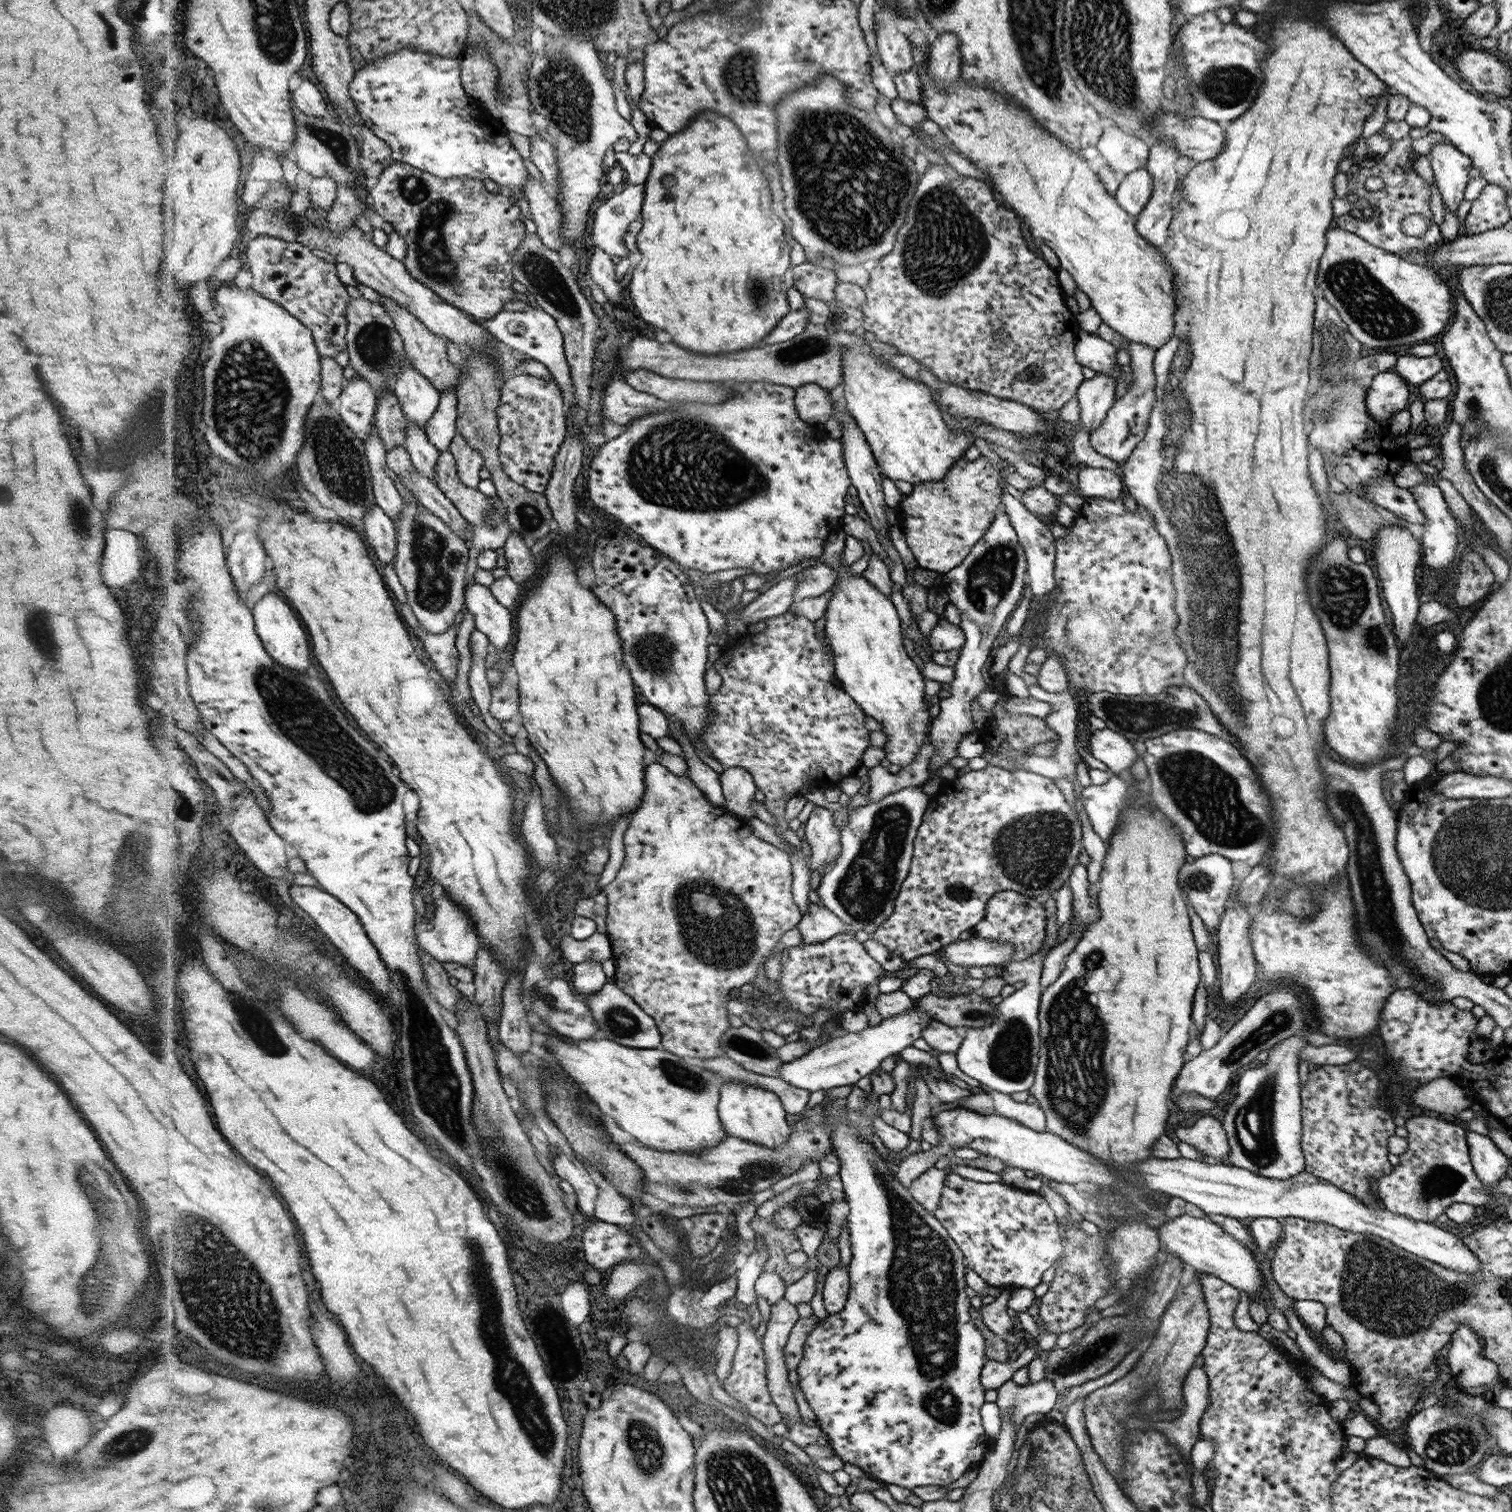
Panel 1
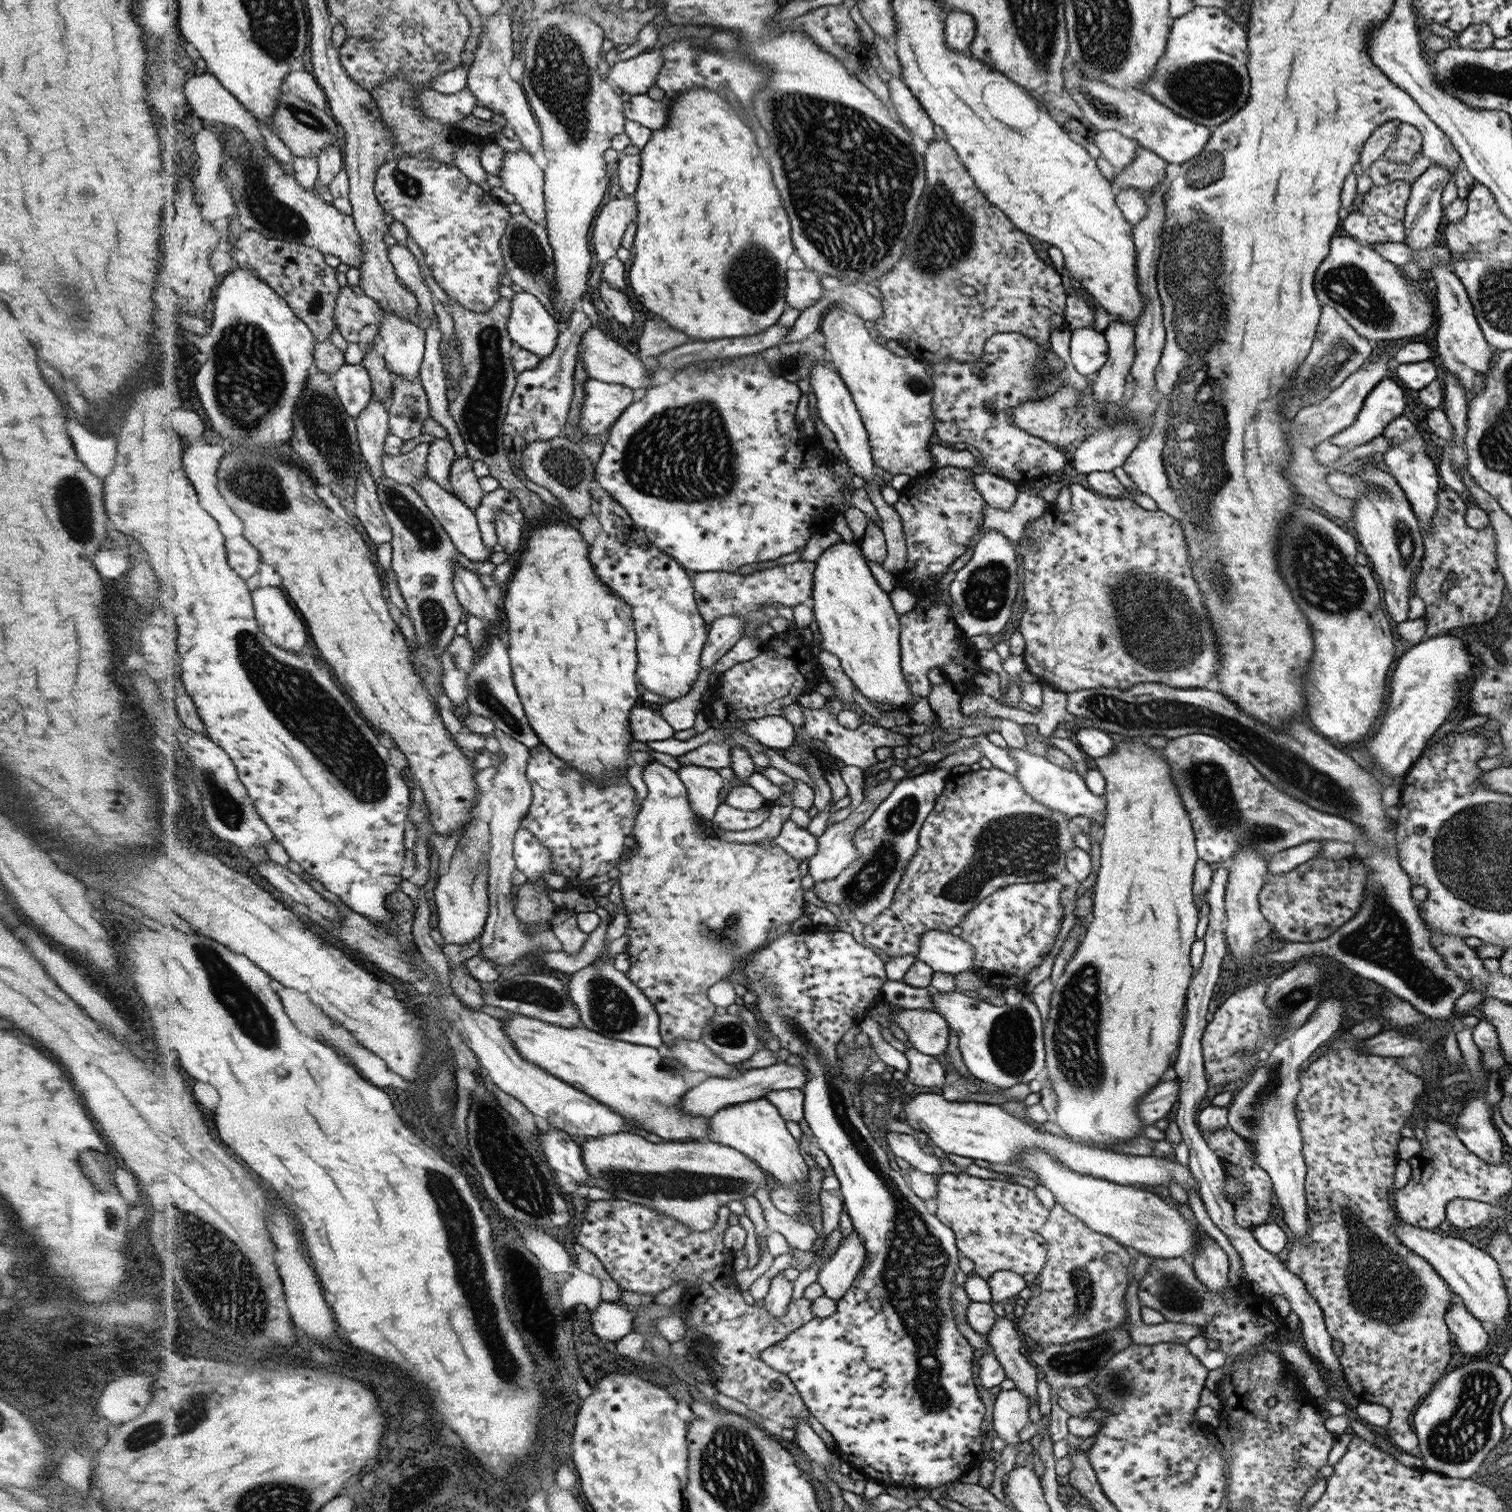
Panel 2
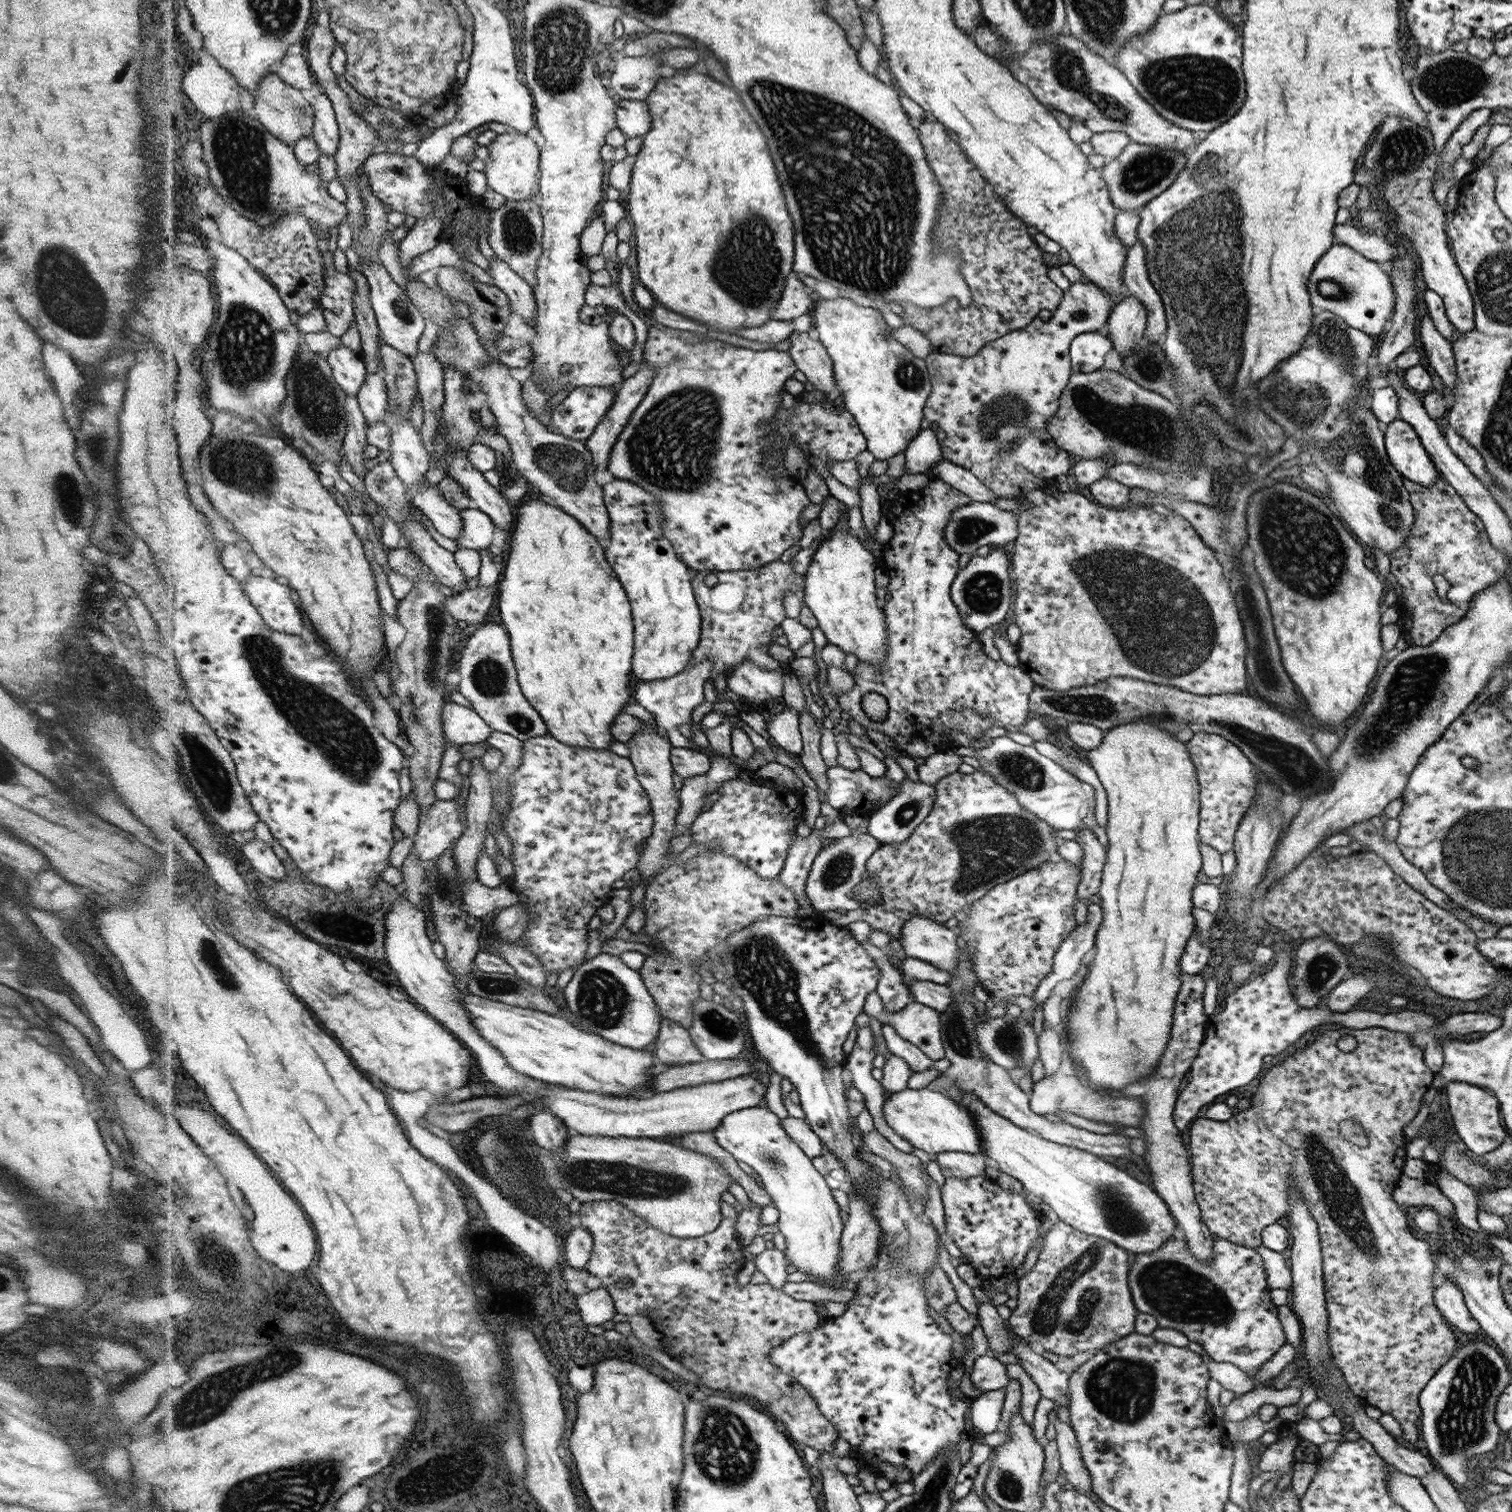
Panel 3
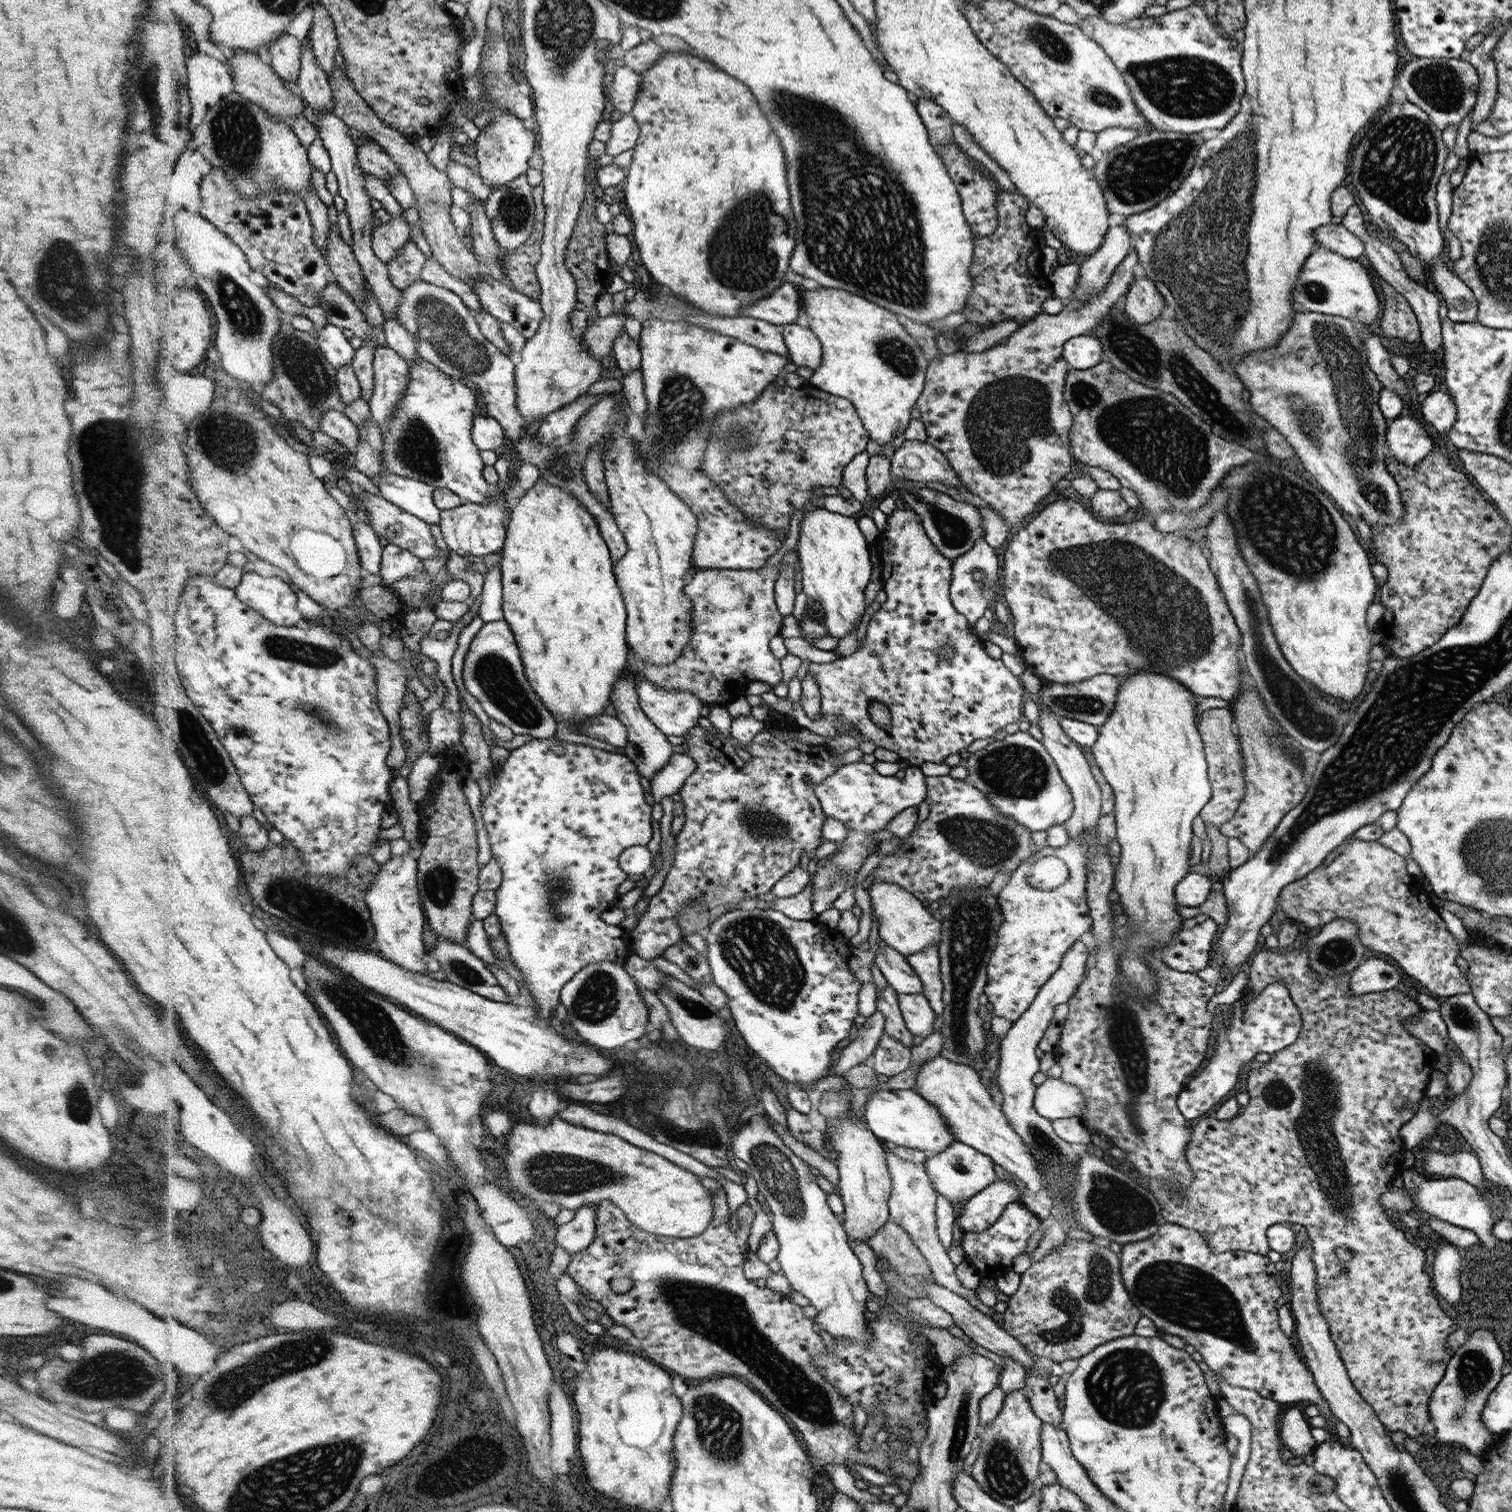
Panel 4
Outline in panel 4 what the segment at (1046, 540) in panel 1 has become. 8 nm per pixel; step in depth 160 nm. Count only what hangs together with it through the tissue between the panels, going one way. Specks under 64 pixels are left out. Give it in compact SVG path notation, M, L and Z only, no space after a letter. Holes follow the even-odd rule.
M905 440L892 454L891 471L894 478L916 480L918 484L942 481L967 490L944 455L926 441Z

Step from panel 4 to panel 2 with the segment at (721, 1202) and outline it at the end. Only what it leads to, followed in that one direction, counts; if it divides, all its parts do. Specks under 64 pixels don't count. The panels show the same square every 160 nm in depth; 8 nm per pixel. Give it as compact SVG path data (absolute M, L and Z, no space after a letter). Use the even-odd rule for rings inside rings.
M610 1199L594 1200L587 1202L583 1211L584 1222L580 1226L580 1232L576 1236L577 1247L587 1248L603 1264L605 1271L612 1277L619 1288L638 1292L638 1294L656 1294L674 1286L677 1282L685 1282L684 1293L681 1296L681 1314L684 1324L697 1328L702 1339L694 1342L697 1351L697 1360L705 1366L710 1381L719 1392L736 1398L745 1404L754 1414L763 1419L770 1419L782 1428L794 1429L798 1421L808 1422L810 1410L803 1401L799 1389L795 1383L778 1370L774 1370L763 1361L762 1353L768 1347L783 1341L790 1333L801 1326L815 1320L816 1316L811 1311L812 1301L807 1298L791 1299L787 1306L787 1313L777 1319L771 1315L766 1307L758 1304L748 1306L744 1302L740 1290L734 1284L732 1276L732 1254L730 1250L724 1250L724 1237L727 1231L730 1214L733 1214L722 1206L718 1210L718 1219L712 1229L704 1232L688 1232L687 1228L670 1216L656 1213L648 1207L642 1207L626 1200Z

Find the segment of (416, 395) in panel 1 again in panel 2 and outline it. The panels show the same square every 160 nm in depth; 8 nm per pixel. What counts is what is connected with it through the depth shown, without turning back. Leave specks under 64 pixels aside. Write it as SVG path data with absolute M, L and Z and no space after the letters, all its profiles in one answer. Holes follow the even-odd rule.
M384 310L380 339L390 370L411 381L420 379L425 330L408 317Z

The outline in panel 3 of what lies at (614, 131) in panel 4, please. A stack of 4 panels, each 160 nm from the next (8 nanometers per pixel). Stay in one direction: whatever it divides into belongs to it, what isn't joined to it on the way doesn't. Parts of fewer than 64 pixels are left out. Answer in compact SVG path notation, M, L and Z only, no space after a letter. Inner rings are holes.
M647 98L640 101L624 100L615 110L616 126L628 138L644 136L652 126L651 110Z

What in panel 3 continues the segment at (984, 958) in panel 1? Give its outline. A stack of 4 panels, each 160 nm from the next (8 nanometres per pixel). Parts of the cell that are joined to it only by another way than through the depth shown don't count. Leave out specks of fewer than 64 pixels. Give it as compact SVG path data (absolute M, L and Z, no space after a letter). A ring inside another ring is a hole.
M913 914L902 928L900 946L904 954L951 973L959 955L958 933L928 918L926 915Z

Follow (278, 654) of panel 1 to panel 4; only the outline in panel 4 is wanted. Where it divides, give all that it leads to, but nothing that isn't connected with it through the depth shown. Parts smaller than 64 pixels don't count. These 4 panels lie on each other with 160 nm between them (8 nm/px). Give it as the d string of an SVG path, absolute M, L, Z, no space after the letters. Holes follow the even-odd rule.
M247 572L237 593L248 606L259 610L277 625L296 626L305 618L298 604L298 594L292 590L292 584L280 576Z

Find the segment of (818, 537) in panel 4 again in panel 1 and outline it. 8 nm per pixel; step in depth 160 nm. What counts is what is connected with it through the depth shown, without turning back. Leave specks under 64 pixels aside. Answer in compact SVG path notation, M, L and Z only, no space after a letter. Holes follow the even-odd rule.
M843 530L831 534L818 558L837 574L825 611L825 638L833 654L839 685L864 714L882 725L888 741L884 746L886 758L903 767L914 761L920 747L929 741L935 714L926 712L922 674L902 646L902 628L894 604L868 578L862 573L854 574L843 561L847 535Z

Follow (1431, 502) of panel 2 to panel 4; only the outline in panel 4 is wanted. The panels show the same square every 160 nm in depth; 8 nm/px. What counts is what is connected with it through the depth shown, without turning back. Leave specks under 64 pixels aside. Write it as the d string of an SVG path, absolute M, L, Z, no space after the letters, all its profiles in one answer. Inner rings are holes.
M1406 412L1388 422L1386 438L1389 453L1408 466L1417 465L1434 448L1434 442L1422 420Z

